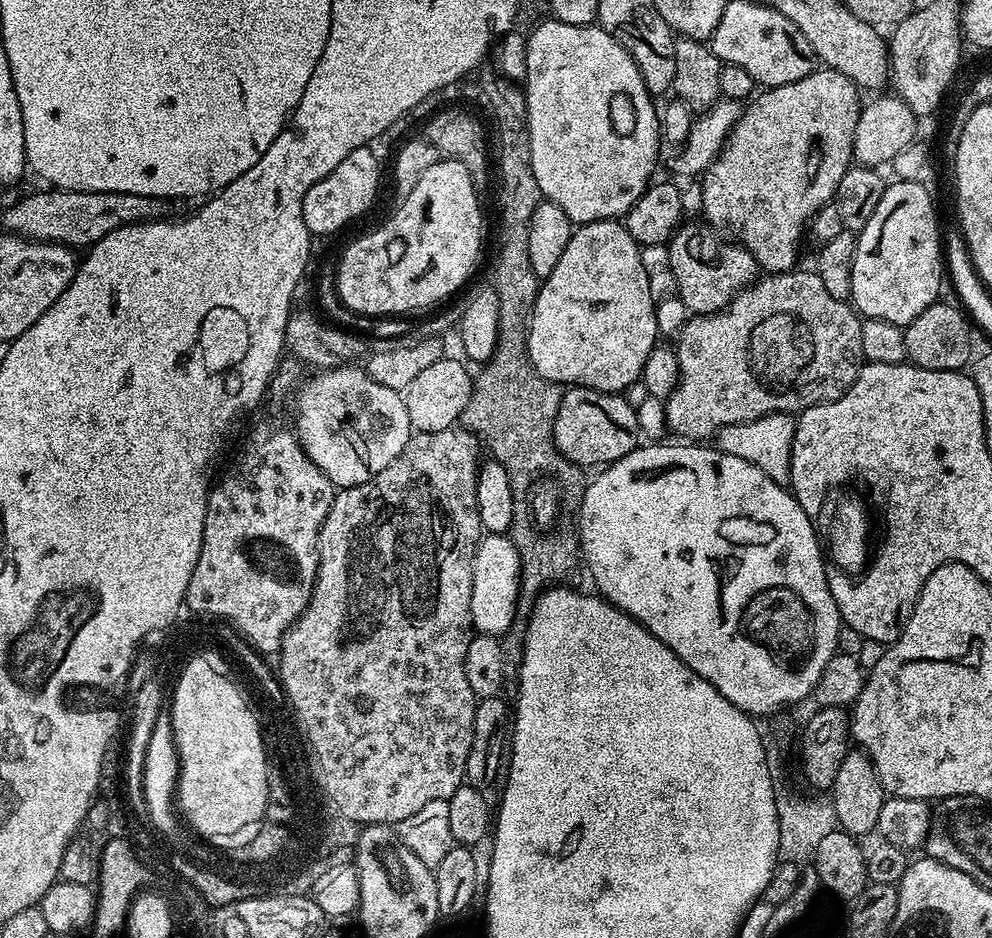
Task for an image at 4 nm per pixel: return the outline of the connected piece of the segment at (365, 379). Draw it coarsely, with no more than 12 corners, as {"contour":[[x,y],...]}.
{"contour":[[360,366],[294,393],[294,431],[337,489],[414,434],[401,393]]}

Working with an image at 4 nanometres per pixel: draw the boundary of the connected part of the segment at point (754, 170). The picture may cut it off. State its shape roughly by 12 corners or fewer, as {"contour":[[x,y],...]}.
{"contour":[[861,89],[761,91],[703,173],[707,227],[793,271],[853,163]]}

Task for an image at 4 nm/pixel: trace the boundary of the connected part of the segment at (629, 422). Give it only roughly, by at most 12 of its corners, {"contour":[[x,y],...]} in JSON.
{"contour":[[569,387],[556,449],[585,470],[641,443],[633,401]]}

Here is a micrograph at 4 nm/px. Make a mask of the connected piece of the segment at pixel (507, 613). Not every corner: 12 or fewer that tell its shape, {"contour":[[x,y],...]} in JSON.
{"contour":[[504,534],[481,535],[470,614],[500,638],[520,597],[520,555]]}

